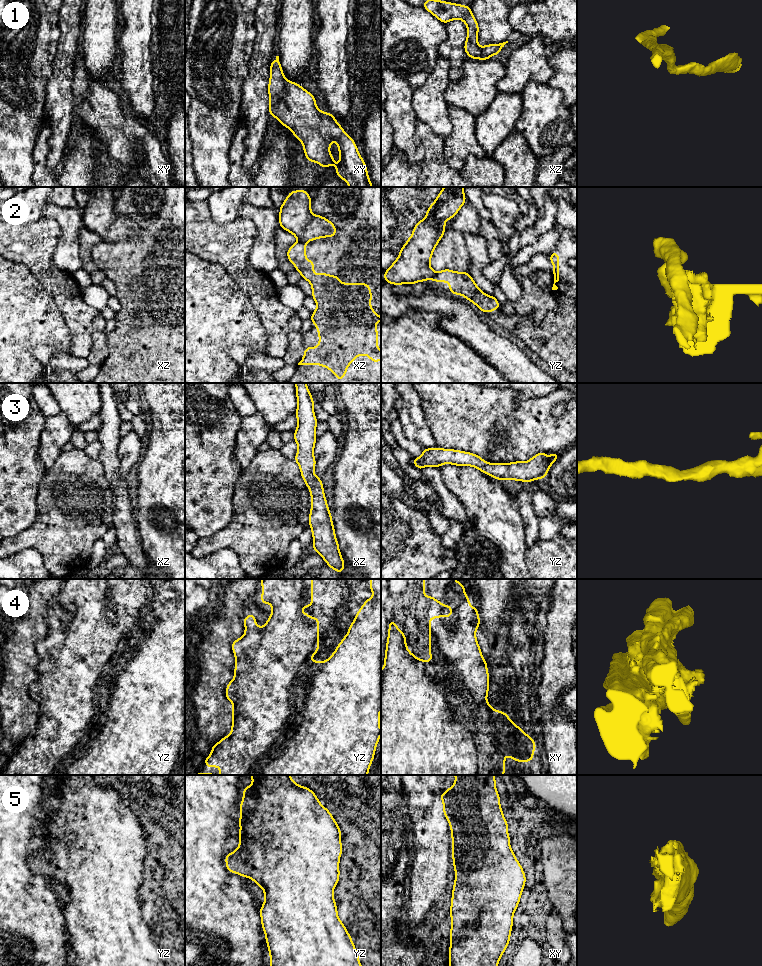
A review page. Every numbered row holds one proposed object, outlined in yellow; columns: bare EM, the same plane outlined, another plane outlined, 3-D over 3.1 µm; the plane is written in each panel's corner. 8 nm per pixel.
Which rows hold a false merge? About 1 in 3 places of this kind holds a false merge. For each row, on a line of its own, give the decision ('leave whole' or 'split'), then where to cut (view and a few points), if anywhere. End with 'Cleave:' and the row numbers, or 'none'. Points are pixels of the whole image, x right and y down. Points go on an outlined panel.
1: leave whole; no cut
2: split; cut in xz along (298, 239), (305, 242)
3: leave whole; no cut
4: split; cut in yz along (361, 681), (311, 695), (323, 721), (260, 774)
5: leave whole; no cut
Cleave: 2, 4

